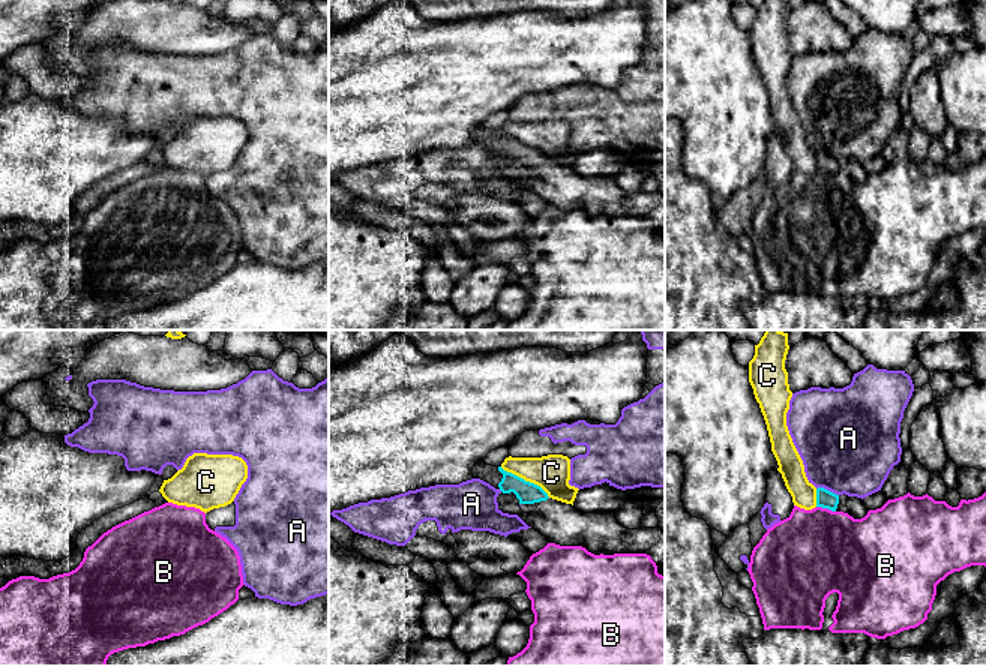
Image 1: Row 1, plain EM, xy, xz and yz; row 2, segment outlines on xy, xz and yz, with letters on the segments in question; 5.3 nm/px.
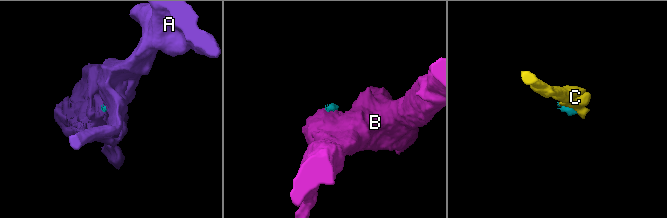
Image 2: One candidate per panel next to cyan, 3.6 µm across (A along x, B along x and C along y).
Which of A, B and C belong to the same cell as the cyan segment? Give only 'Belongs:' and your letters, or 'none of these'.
Belongs: none of these

